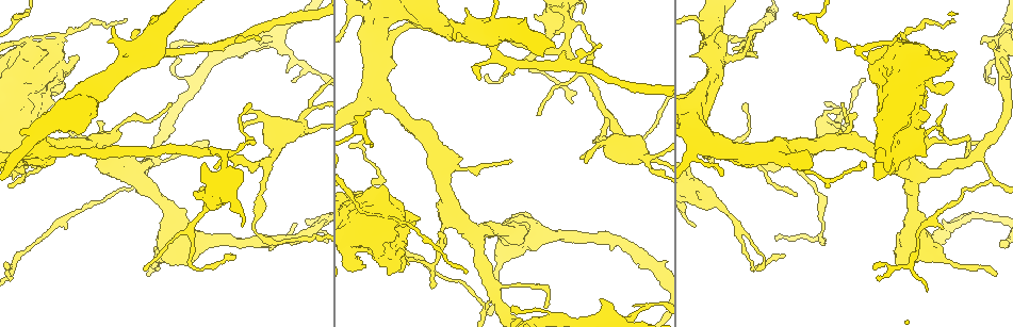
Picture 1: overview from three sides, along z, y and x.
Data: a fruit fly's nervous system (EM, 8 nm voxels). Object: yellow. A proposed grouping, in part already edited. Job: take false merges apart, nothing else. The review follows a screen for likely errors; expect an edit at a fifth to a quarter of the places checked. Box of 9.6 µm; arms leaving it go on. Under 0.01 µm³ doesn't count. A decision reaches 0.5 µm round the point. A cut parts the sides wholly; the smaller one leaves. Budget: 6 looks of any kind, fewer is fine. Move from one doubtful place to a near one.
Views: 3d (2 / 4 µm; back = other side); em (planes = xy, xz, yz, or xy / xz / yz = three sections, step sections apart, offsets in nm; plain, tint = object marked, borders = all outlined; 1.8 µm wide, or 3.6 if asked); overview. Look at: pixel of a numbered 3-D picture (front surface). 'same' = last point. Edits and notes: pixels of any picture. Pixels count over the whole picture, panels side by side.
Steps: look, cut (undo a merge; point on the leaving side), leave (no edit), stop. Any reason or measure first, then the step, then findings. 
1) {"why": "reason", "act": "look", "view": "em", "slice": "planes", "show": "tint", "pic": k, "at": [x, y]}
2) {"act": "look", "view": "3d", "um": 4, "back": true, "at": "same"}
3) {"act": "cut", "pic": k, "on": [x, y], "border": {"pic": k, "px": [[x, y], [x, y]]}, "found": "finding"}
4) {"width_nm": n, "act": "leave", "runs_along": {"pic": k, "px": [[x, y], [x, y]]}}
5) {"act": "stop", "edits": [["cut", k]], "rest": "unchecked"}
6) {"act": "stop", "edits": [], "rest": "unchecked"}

{"why": "closes a loop", "act": "look", "view": "3d", "um": 4, "pic": 1, "at": [915, 137]}

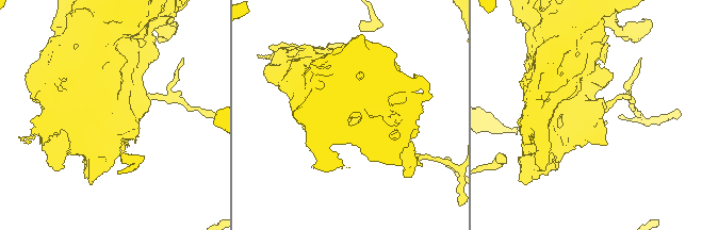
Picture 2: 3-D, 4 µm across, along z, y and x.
{"why": "shape alone is not enough", "act": "look", "view": "em", "um": 3.6, "slice": "yz", "step": 4, "show": "tint", "pic": 2, "at": [583, 111]}

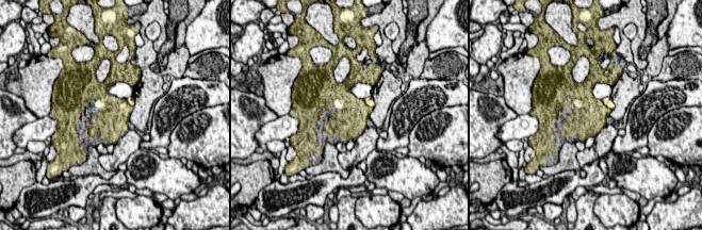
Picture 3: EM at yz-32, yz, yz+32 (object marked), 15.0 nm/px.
{"act": "look", "view": "em", "um": 3.6, "slice": "planes", "show": "tint", "at": "same"}

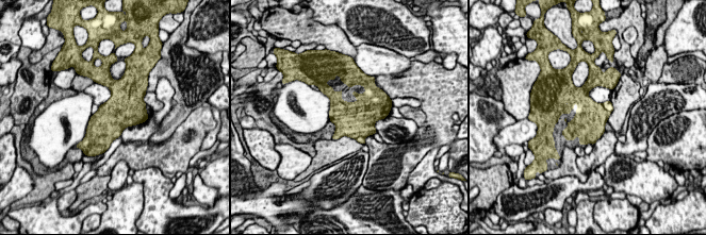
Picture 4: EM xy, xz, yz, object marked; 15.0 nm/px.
{"width_nm": 500, "act": "cut", "pic": 4, "on": [592, 117], "found": "a second neuron is stuck on"}

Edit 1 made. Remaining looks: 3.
{"act": "look", "view": "overview"}

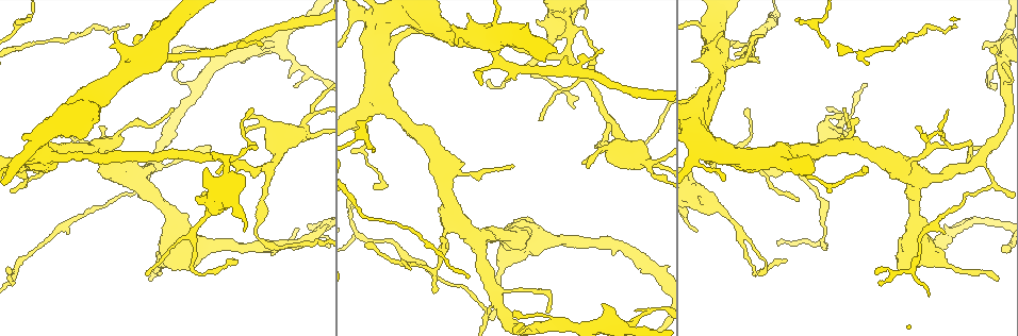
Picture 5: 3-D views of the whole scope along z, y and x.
{"act": "look", "view": "em", "um": 3.6, "slice": "planes", "show": "tint", "pic": 5, "at": [306, 118]}

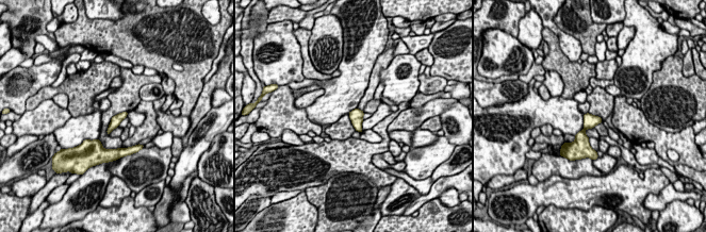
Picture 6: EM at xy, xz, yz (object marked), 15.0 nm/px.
{"act": "leave", "found": "one neuron here"}

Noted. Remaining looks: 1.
{"act": "stop", "edits": [["cut", 4]], "rest": "unchecked"}

